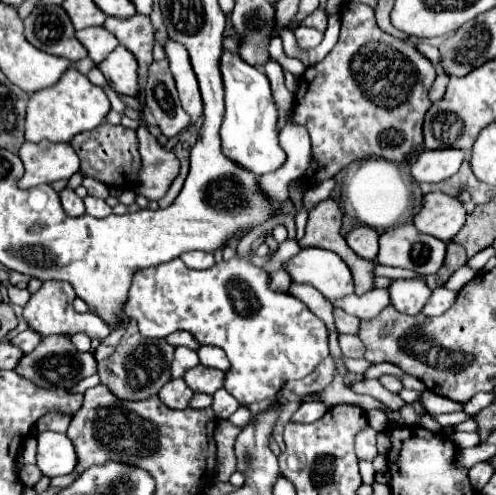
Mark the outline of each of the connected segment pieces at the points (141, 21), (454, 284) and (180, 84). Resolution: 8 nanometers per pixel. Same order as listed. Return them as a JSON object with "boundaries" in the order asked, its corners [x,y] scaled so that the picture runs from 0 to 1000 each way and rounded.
{"boundaries":[[[[268,30],[264,38],[228,38],[216,34],[208,55],[236,75],[236,83],[256,95],[276,127],[280,127],[280,192],[276,204],[284,220],[292,220],[292,172],[296,172],[296,143],[308,123],[308,91],[313,91],[313,63],[292,30]]],[[[929,539],[929,543],[917,547],[913,560],[897,572],[897,580],[913,584],[913,588],[925,588],[925,584],[929,584],[933,576],[942,576],[942,568],[954,564],[954,560],[958,560],[958,547],[950,547],[946,539]]],[[[341,83],[333,91],[333,107],[337,107],[341,131],[345,131],[345,147],[353,156],[353,168],[357,168],[357,184],[361,184],[369,220],[385,236],[385,253],[393,253],[393,244],[409,232],[409,204],[405,204],[405,188],[401,188],[393,147],[381,131],[377,103],[373,103],[369,91]]]]}

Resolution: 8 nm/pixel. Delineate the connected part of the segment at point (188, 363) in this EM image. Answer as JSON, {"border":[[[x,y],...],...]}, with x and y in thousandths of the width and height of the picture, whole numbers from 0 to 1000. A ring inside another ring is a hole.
{"border":[[[357,701],[353,705],[353,725],[349,725],[349,745],[345,745],[345,762],[369,762],[373,745],[385,745],[401,733],[401,721],[389,705],[377,701]]]}

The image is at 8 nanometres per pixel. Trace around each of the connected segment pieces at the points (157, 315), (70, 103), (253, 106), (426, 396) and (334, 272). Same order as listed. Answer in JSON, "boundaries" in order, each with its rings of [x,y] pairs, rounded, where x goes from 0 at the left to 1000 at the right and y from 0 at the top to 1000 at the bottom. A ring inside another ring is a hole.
{"boundaries":[[[[470,519],[462,531],[438,531],[425,543],[393,547],[373,539],[365,523],[333,535],[300,539],[268,560],[252,636],[272,644],[288,681],[337,681],[361,665],[385,669],[405,697],[438,697],[462,721],[462,749],[454,754],[454,786],[490,818],[518,810],[550,810],[567,782],[587,766],[623,758],[651,725],[663,721],[655,653],[623,628],[623,620],[583,592],[554,592],[542,584],[538,552],[502,531],[502,519]]],[[[139,135],[123,160],[95,180],[71,184],[54,208],[54,240],[50,240],[50,281],[54,285],[139,285],[163,265],[192,261],[212,232],[220,228],[220,200],[212,184],[188,172],[167,147],[151,135]]],[[[450,103],[446,111],[446,152],[454,172],[454,232],[446,253],[446,285],[458,317],[510,341],[510,349],[530,354],[554,345],[571,333],[575,309],[563,293],[558,273],[558,220],[550,212],[542,160],[530,143],[486,123],[478,107]]],[[[853,790],[841,806],[857,830],[865,838],[893,838],[893,834],[913,834],[913,830],[929,830],[933,818],[917,818],[913,810],[889,802],[889,798],[877,798],[877,794],[865,794],[865,790]]],[[[615,499],[571,531],[591,572],[619,572],[651,592],[655,604],[688,604],[712,592],[712,560],[696,527],[659,503]]]]}

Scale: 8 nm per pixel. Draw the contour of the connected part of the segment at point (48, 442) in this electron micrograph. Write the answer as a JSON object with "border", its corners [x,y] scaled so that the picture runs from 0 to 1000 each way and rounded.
{"border":[[[91,871],[75,879],[75,943],[91,964],[123,964],[155,943],[147,895],[127,875]]]}

